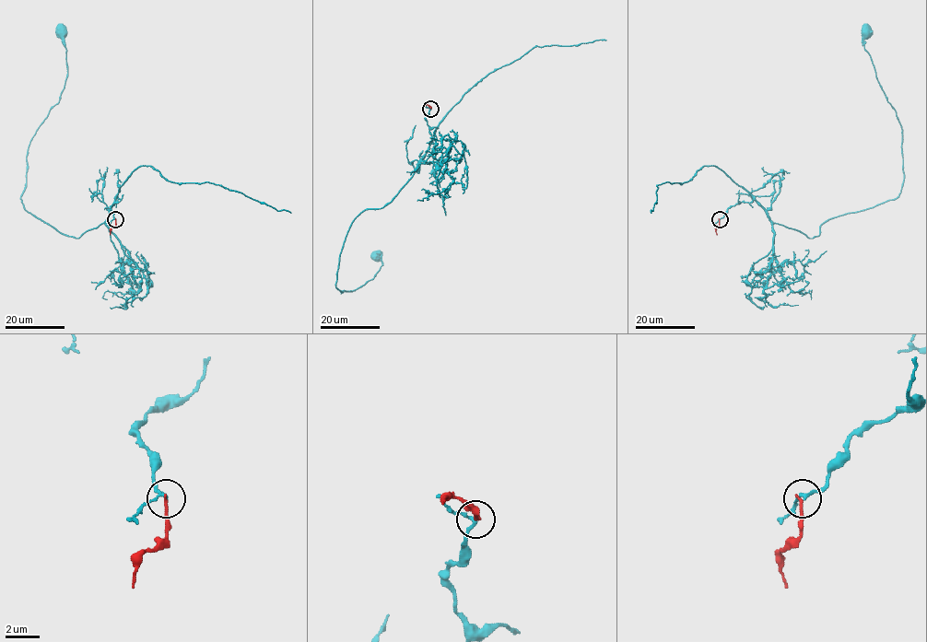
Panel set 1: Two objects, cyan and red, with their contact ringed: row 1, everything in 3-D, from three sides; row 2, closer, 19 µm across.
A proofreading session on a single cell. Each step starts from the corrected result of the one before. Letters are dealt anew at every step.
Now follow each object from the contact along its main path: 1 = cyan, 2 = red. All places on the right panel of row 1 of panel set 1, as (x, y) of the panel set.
1: (720, 219), (755, 198), (774, 223), (813, 238), (832, 218), (897, 196), (901, 125), (864, 48), (866, 29)
2: (720, 219), (717, 234)

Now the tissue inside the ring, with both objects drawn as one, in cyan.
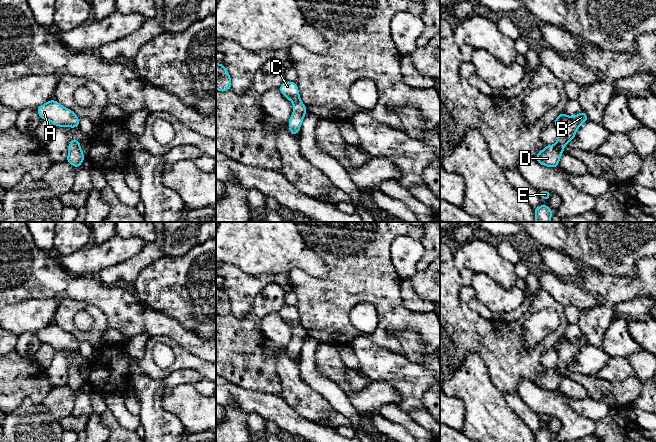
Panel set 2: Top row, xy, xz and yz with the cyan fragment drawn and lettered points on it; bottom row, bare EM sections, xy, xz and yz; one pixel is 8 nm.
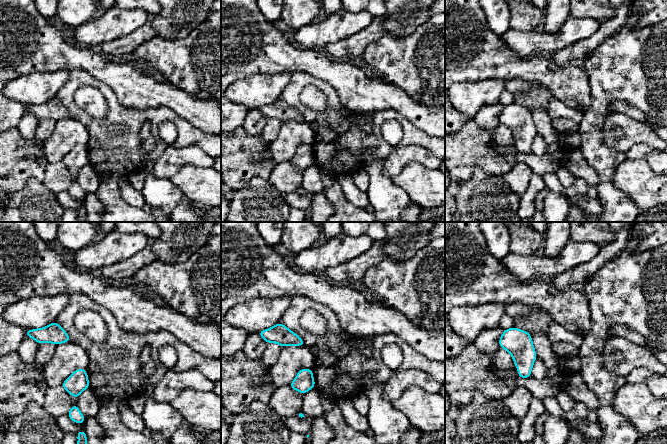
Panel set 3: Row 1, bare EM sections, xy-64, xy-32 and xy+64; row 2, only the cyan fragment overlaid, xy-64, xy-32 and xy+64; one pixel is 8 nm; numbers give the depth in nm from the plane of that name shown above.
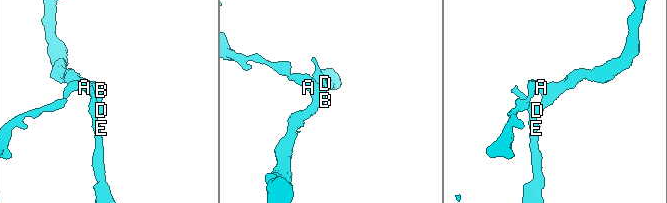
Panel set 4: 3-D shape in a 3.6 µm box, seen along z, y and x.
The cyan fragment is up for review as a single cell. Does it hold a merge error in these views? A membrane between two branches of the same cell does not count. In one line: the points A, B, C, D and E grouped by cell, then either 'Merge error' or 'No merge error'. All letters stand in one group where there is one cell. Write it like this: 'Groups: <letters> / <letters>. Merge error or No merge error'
Groups: A B C D E. No merge error

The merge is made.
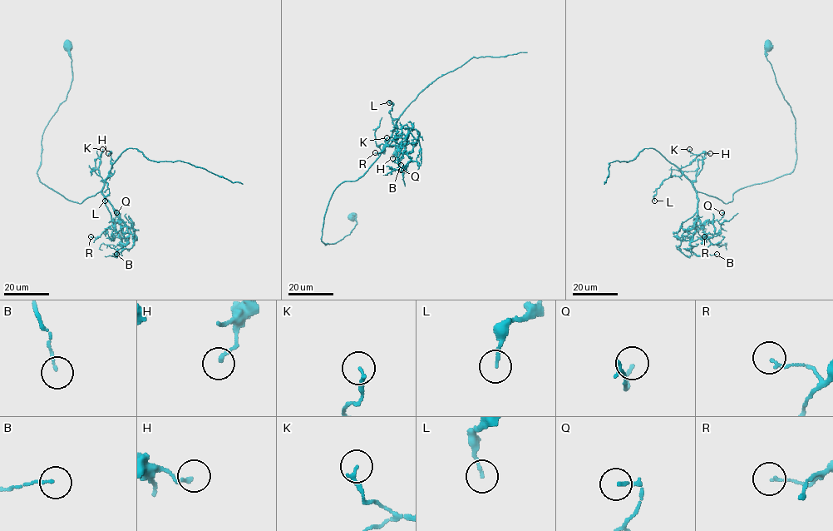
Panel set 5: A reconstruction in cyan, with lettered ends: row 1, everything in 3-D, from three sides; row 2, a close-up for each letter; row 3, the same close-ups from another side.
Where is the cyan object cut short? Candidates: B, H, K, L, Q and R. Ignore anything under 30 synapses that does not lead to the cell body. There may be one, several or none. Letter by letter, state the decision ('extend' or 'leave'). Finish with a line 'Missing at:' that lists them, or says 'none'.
B: leave
H: leave
K: leave
L: leave
Q: leave
R: leave
Missing at: none

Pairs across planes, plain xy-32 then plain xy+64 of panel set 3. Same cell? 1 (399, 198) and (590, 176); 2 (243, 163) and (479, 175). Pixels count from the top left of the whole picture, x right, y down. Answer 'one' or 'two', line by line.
1: two
2: two

